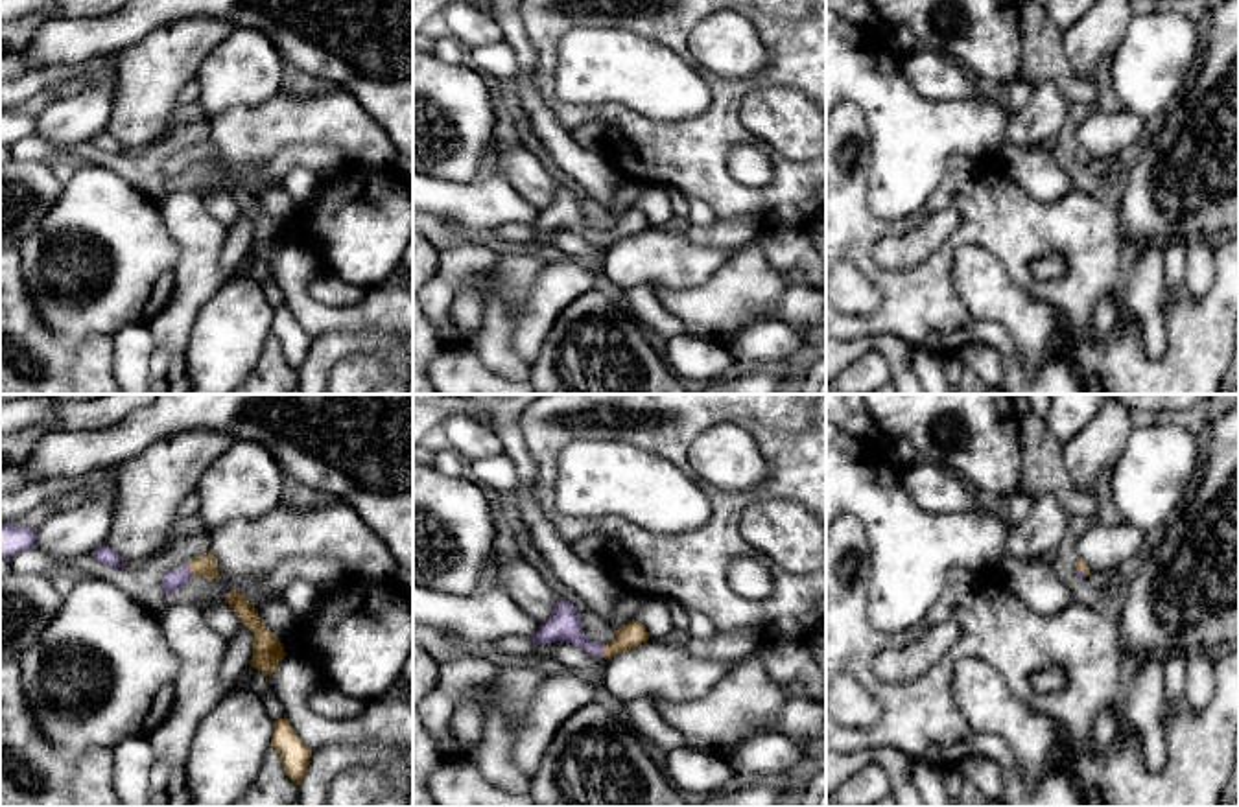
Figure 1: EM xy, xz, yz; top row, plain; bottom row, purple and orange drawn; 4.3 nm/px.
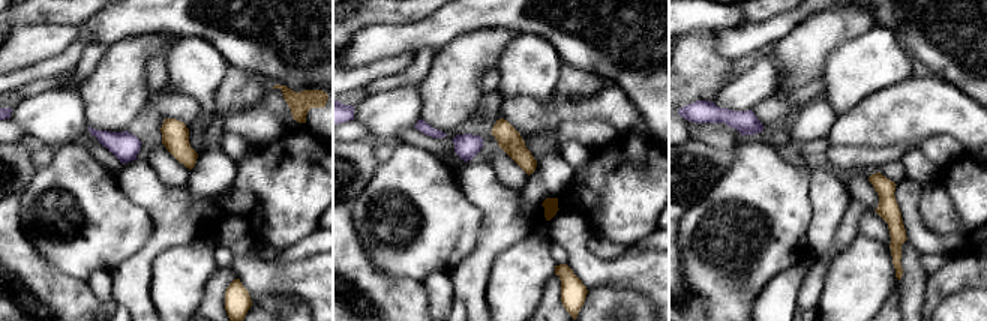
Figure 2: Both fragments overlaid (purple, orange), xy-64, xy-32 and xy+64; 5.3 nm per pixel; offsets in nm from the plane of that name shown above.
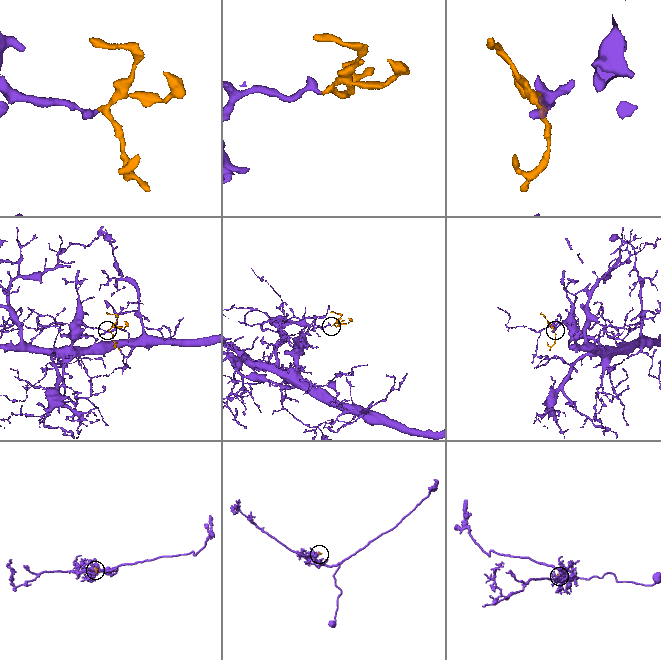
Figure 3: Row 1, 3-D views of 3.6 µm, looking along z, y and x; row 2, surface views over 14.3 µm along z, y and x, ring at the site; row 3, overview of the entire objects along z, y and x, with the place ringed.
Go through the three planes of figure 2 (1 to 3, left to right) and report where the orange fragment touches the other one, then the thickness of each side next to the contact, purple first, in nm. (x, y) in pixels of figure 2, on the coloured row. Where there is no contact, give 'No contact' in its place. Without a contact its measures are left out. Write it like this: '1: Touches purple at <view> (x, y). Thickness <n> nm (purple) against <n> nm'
1: No contact
2: No contact
3: No contact

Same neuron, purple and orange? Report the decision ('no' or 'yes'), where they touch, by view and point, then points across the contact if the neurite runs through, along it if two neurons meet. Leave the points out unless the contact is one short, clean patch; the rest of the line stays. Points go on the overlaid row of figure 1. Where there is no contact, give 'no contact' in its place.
yes; contact xy (188, 570); way xy (177, 577), (188, 570), (205, 564)

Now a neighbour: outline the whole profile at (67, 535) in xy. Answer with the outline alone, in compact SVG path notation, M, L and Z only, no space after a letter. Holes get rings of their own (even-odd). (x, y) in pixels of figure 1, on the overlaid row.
M116 492L98 496L74 509L52 514L39 529L35 549L57 560L59 569L76 573L74 564L107 544Z

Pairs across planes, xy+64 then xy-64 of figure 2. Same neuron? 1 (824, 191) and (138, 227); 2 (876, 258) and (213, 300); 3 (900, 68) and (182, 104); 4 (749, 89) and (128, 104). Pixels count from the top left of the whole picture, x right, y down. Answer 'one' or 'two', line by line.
1: two
2: two
3: two
4: two

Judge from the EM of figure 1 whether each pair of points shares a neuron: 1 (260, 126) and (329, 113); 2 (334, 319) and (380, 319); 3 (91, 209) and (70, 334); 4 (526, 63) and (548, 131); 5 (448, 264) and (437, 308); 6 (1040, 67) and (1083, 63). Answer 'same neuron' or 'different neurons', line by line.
1: same neuron
2: same neuron
3: same neuron
4: same neuron
5: same neuron
6: different neurons

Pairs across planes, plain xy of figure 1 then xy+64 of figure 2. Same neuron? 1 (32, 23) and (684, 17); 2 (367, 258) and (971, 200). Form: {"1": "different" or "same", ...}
{"1": "different", "2": "same"}

